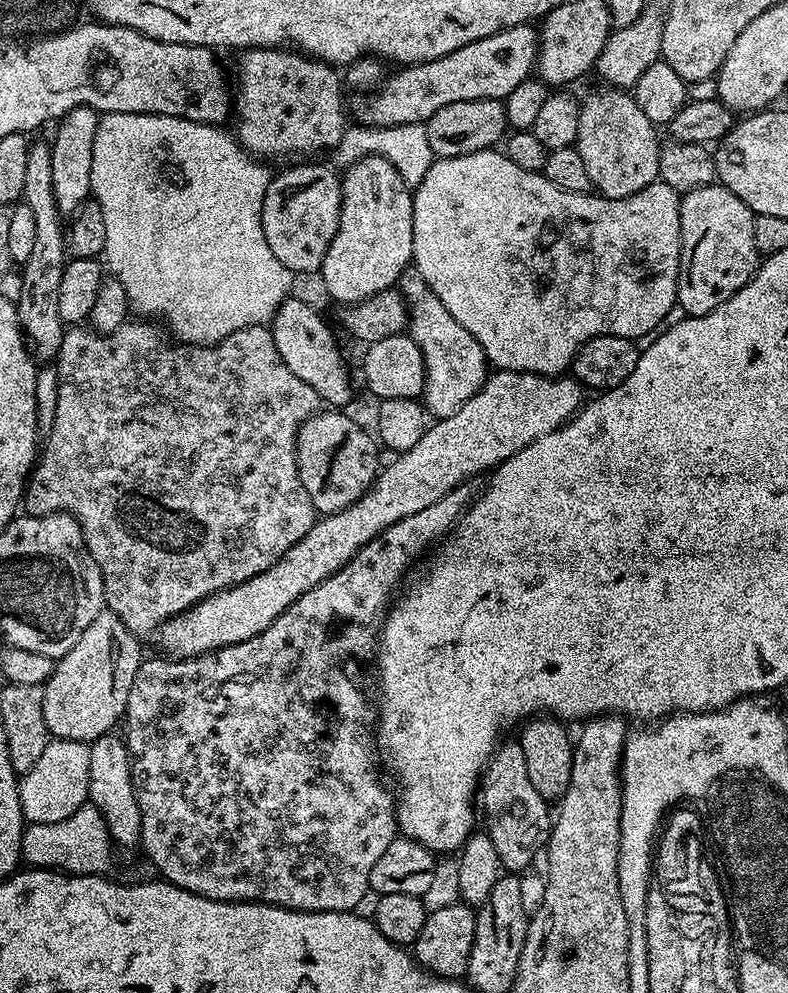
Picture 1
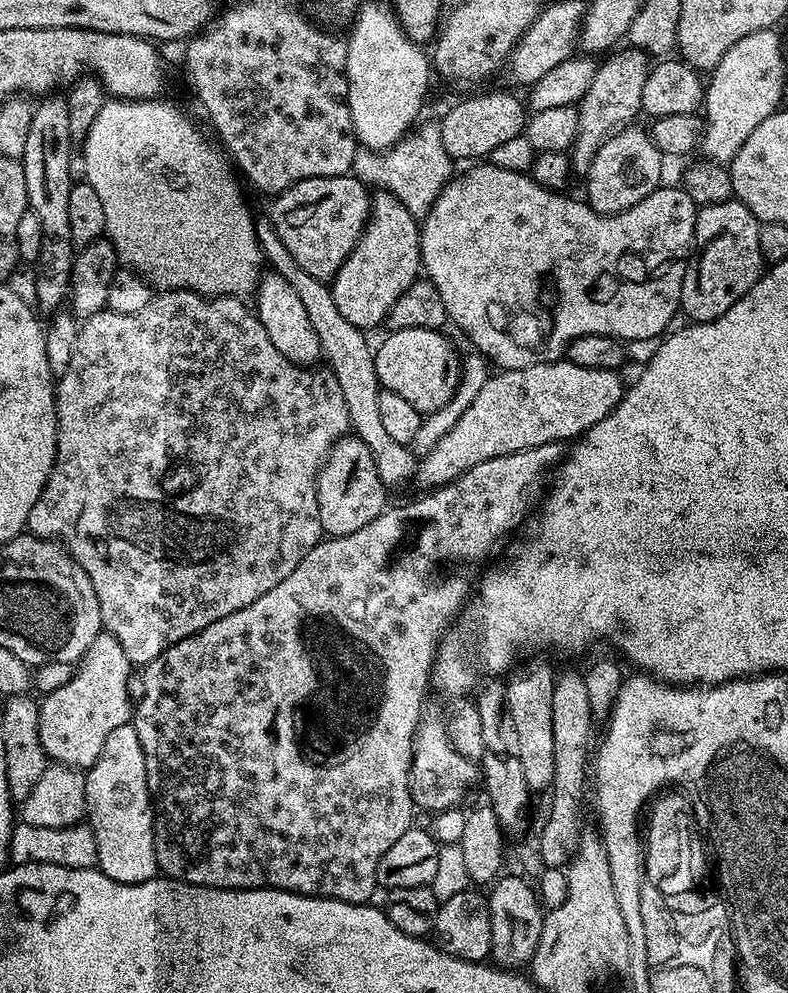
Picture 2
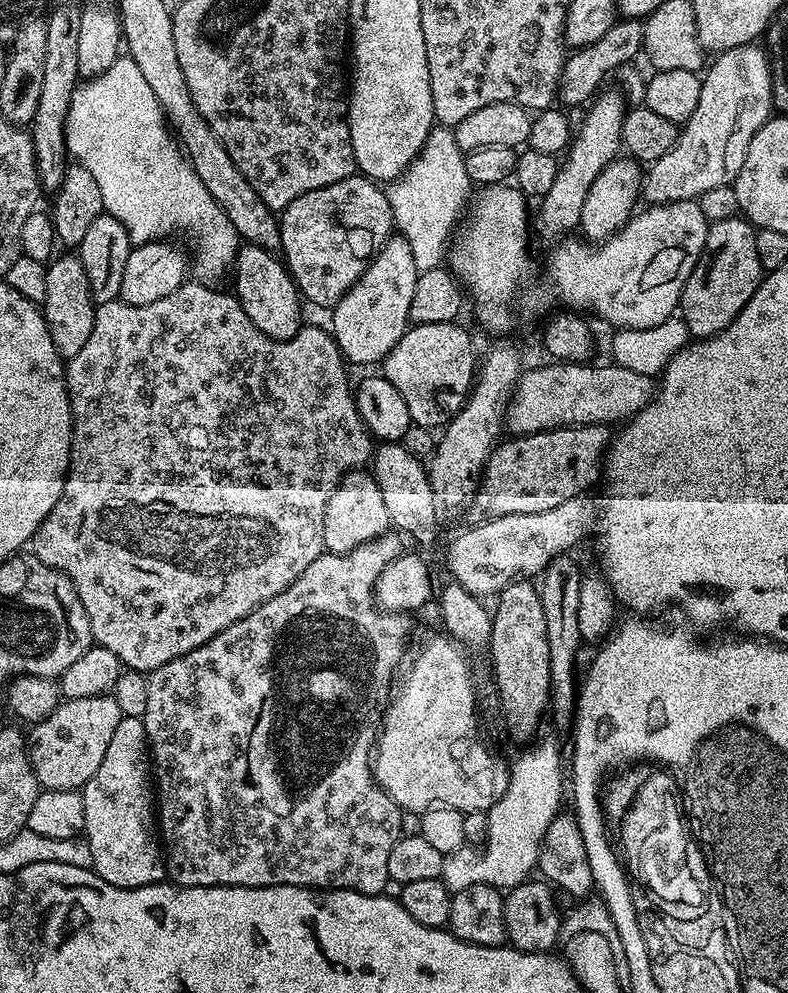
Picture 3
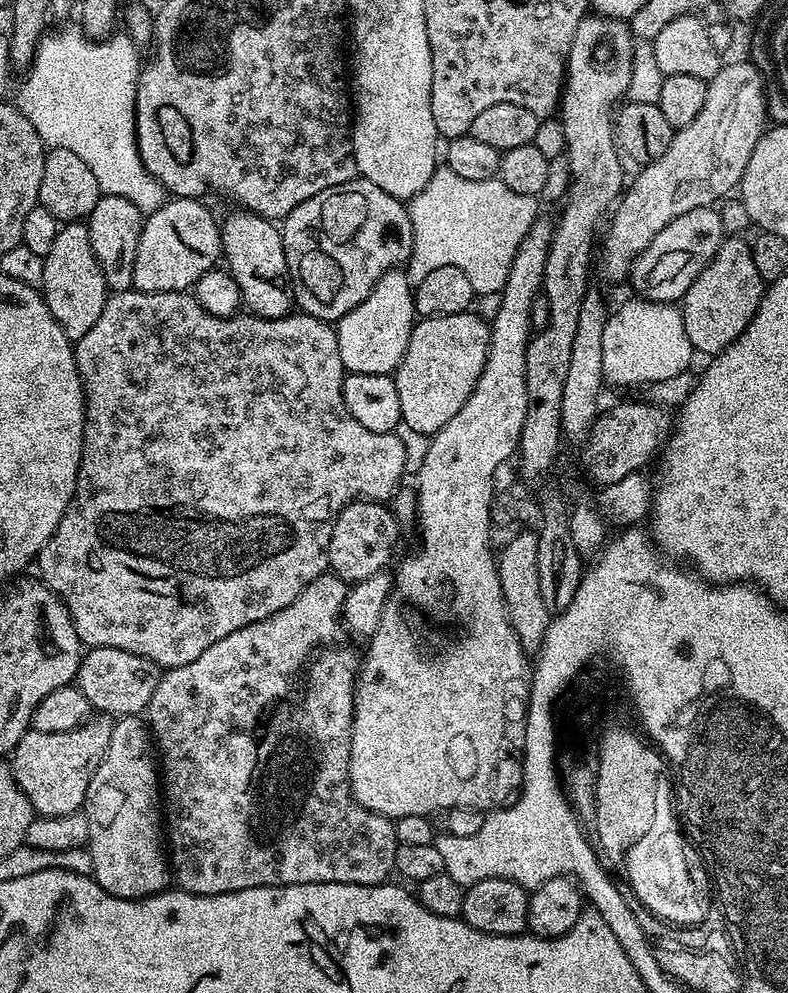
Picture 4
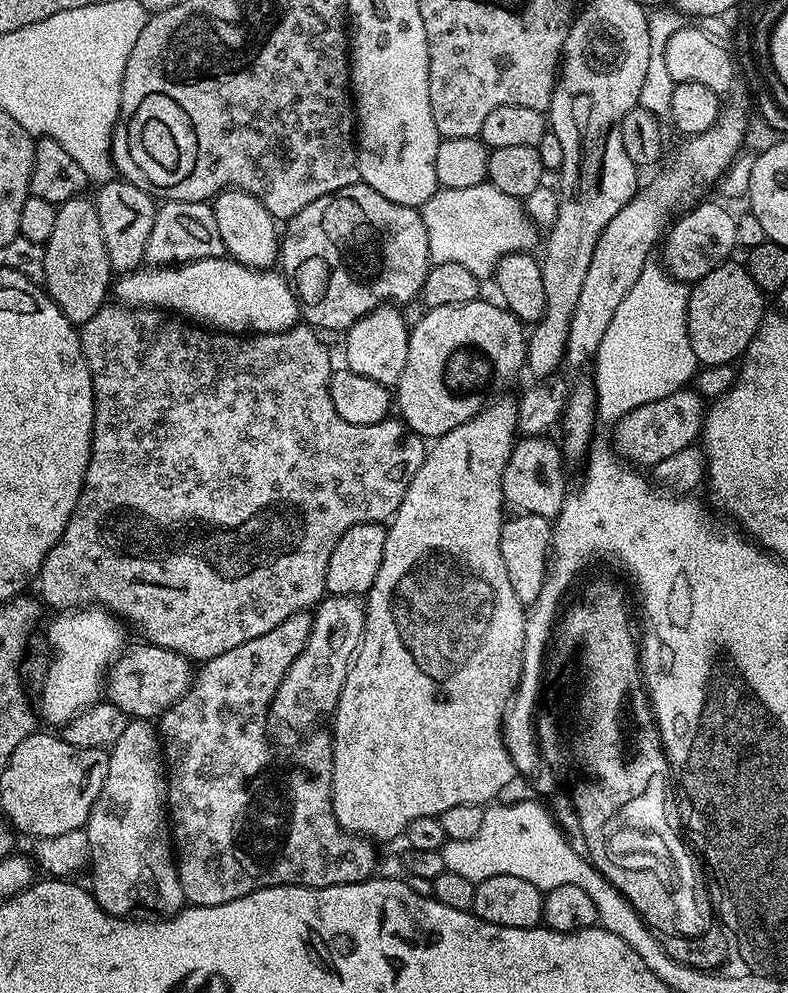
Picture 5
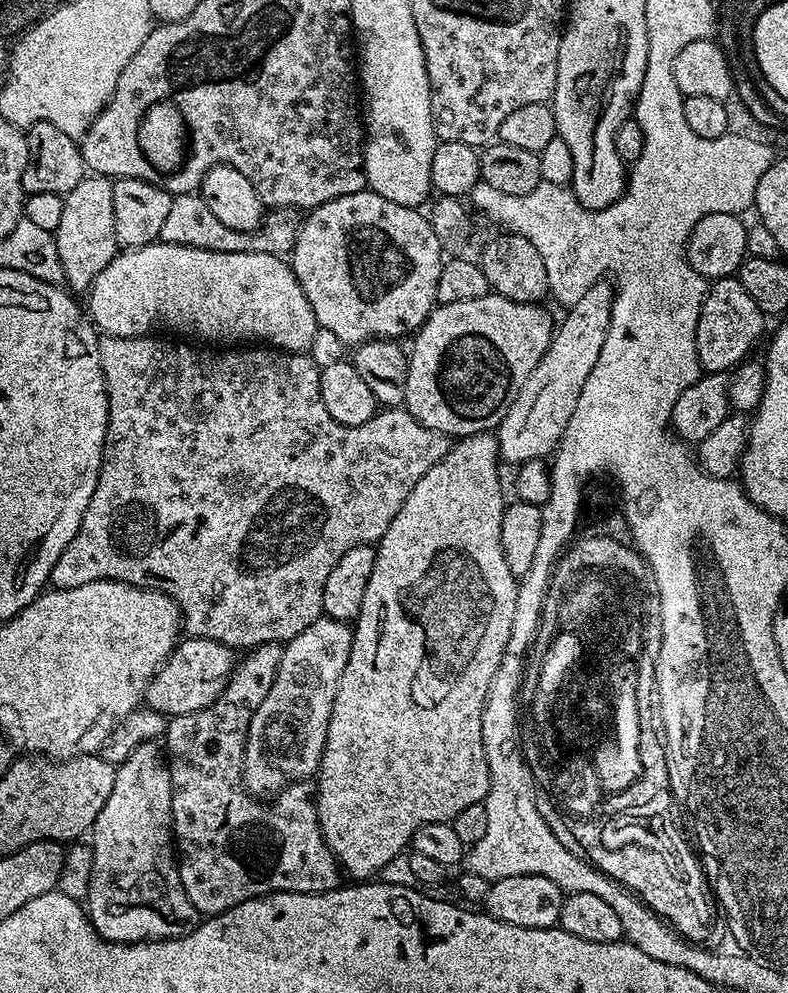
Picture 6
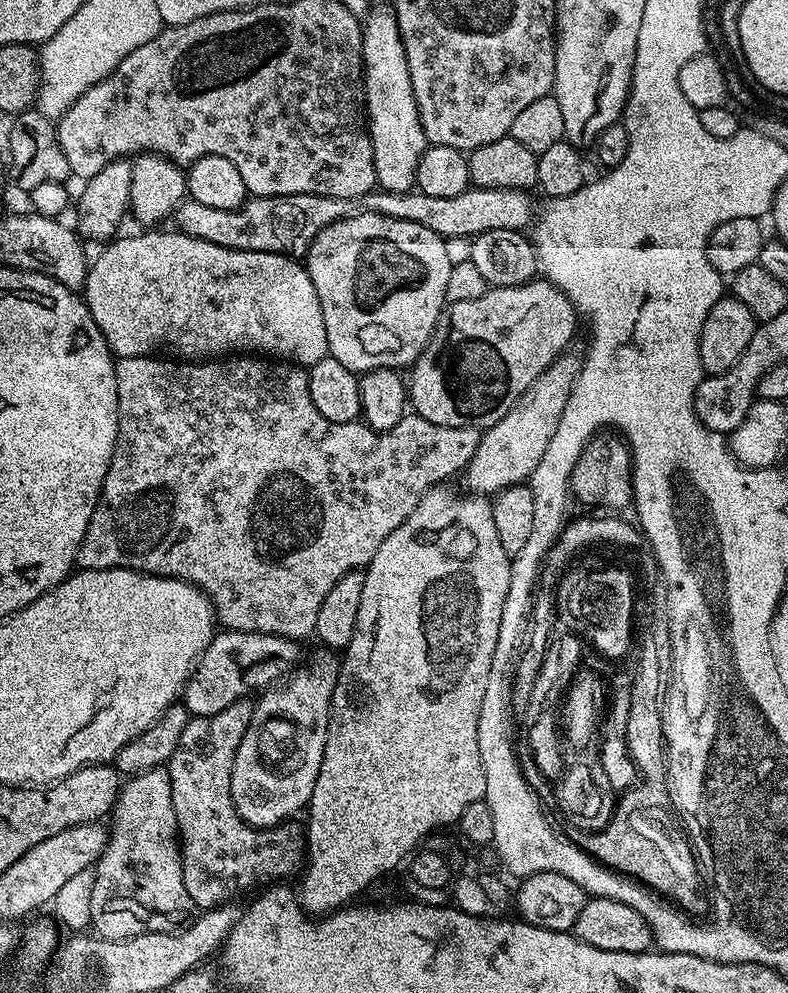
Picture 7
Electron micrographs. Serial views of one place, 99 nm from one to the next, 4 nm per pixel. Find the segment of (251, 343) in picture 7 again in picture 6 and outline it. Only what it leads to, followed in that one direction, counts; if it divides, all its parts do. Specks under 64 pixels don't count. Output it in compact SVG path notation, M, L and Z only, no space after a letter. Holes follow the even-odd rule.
M163 242L129 248L117 254L106 270L94 278L86 299L86 311L104 336L147 336L155 333L155 328L169 328L181 332L184 338L197 336L200 340L213 340L216 346L259 342L281 352L307 353L318 333L314 310L310 310L310 302L306 302L306 294L289 261L261 252L226 254Z

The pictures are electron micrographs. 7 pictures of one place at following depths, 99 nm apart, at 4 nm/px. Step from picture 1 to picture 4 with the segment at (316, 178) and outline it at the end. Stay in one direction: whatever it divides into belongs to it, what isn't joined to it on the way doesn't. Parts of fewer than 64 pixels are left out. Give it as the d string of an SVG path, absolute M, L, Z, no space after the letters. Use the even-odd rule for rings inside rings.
M363 178L322 190L322 194L306 198L302 206L294 206L282 221L282 235L295 307L303 315L329 322L350 314L374 290L382 274L407 265L412 255L412 227L405 201L386 194L382 186L374 186L374 182Z

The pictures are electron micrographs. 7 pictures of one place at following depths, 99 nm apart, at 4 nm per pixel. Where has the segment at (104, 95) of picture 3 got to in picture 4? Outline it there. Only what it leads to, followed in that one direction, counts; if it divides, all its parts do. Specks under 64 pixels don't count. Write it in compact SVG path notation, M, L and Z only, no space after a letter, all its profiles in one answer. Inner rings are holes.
M49 31L37 44L36 56L26 72L28 77L21 82L14 103L48 148L70 150L90 166L103 195L126 198L144 214L155 212L165 203L166 193L144 168L140 161L140 147L136 145L136 83L140 81L142 67L142 60L136 57L137 45L127 34L89 40L83 31L75 31Z

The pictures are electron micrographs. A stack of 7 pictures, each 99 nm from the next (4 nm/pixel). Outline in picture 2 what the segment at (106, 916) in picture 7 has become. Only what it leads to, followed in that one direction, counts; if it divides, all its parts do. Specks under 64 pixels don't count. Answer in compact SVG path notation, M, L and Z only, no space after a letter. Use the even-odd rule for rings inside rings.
M132 723L106 734L102 754L86 770L86 823L96 843L96 864L114 882L137 884L157 879L154 809L146 778L146 760Z

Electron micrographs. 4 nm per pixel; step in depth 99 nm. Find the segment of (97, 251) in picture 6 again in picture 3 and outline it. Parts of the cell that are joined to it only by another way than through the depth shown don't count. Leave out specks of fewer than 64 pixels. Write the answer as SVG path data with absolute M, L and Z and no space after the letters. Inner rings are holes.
M79 255L59 256L47 265L46 298L42 311L58 354L65 361L70 361L78 350L82 350L82 346L86 346L86 338L90 338L90 330L94 330L96 304L90 294L90 282L86 282L86 270L82 270Z

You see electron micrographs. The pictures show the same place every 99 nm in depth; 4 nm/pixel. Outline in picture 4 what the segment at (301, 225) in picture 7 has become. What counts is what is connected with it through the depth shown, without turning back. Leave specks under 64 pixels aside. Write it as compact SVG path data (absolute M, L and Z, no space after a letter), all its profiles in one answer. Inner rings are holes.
M172 198L155 212L147 213L141 223L132 288L138 292L183 292L213 271L221 260L220 228L211 210L196 198Z

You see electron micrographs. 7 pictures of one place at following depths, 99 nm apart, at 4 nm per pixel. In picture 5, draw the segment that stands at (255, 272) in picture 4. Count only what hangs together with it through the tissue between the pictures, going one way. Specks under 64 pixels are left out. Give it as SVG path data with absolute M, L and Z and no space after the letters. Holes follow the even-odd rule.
M230 188L220 192L211 201L214 222L218 222L218 234L222 234L224 251L231 259L247 268L271 269L280 254L281 233L276 232L278 221L275 216L250 194L240 188Z

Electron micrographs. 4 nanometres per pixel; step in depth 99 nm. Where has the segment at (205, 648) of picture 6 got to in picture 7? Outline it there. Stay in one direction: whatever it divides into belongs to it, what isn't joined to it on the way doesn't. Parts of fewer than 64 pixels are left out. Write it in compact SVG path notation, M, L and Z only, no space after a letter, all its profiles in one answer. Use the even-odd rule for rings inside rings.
M217 631L213 635L211 644L201 654L192 669L192 674L184 686L182 703L192 716L209 716L218 714L218 710L226 710L226 706L230 706L234 702L251 697L253 695L251 692L263 693L265 690L271 689L277 682L283 681L301 663L300 647L301 645L297 641L285 636L262 634L261 632Z

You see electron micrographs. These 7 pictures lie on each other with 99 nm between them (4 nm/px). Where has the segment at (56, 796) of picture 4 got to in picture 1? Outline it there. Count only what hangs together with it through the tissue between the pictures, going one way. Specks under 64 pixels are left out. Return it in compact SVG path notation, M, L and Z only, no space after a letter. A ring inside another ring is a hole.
M107 610L97 614L94 622L82 630L82 638L78 638L67 654L55 661L50 678L42 686L42 718L46 718L48 731L55 739L88 744L100 736L109 735L119 720L121 723L124 707L130 698L130 686L134 686L134 674L138 674L140 669L140 644L141 641L124 625L122 618Z

